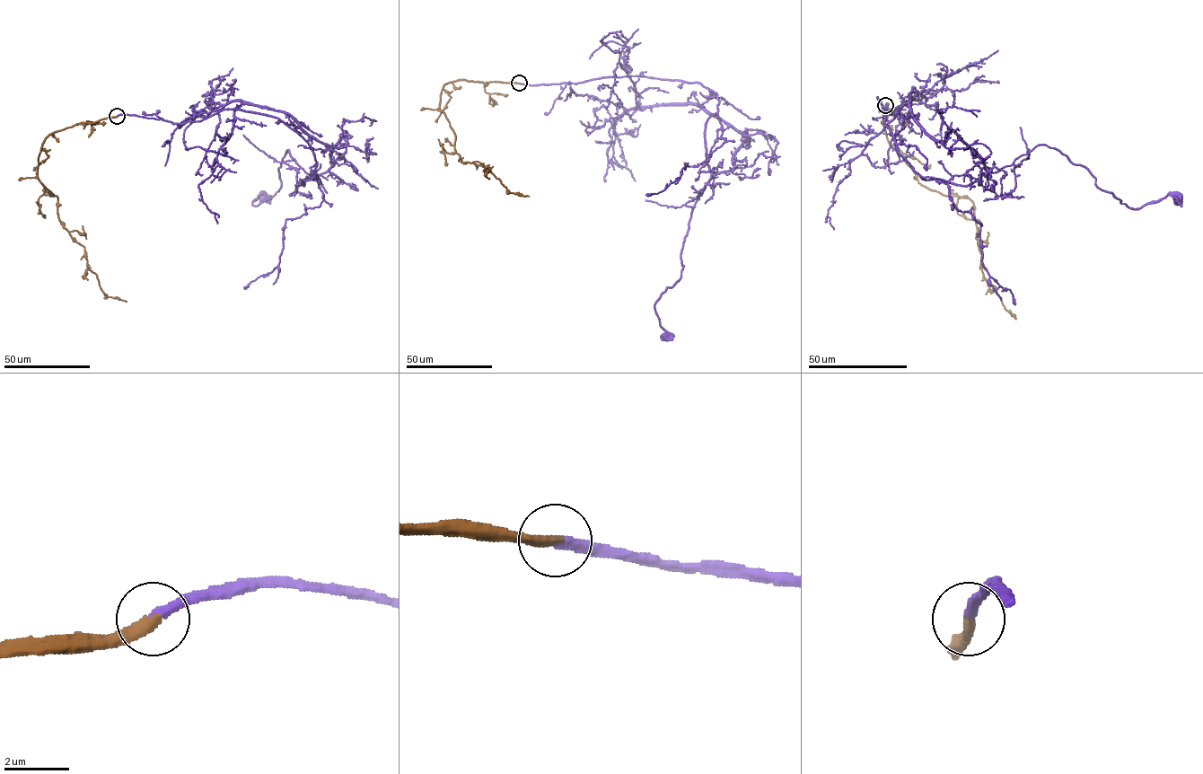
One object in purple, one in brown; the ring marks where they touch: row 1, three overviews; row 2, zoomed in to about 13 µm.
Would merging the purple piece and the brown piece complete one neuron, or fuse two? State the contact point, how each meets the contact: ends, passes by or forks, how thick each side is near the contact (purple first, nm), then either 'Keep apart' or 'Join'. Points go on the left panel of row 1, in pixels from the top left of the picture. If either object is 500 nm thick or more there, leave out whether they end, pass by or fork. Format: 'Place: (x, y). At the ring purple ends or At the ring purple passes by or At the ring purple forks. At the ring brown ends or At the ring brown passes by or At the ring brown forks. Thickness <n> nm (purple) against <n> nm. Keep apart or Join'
Place: (117, 116). At the ring purple ends. At the ring brown ends. Thickness 300 nm (purple) against 360 nm. Join

